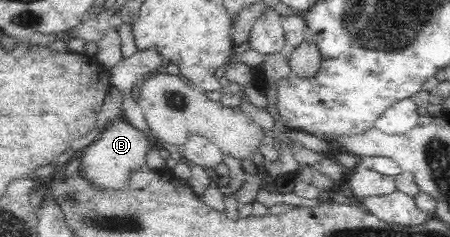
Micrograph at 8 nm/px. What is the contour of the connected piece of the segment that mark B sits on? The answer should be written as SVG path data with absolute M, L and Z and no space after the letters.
M124 117L114 120L81 155L81 168L84 174L98 188L123 188L127 184L131 169L145 163L145 152L154 142L145 134L129 124Z

